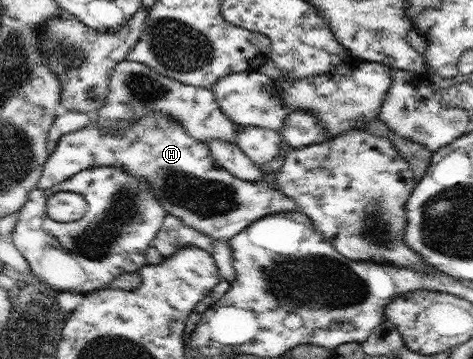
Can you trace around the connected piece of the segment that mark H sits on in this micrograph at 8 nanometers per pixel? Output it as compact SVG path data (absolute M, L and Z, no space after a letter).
M147 111L123 134L107 134L95 120L81 130L69 132L48 156L38 187L47 190L93 166L120 168L126 174L146 180L168 214L178 216L195 233L211 238L232 239L251 222L273 213L298 209L292 198L266 181L249 182L227 172L215 162L207 143L191 138L180 122L159 111Z

